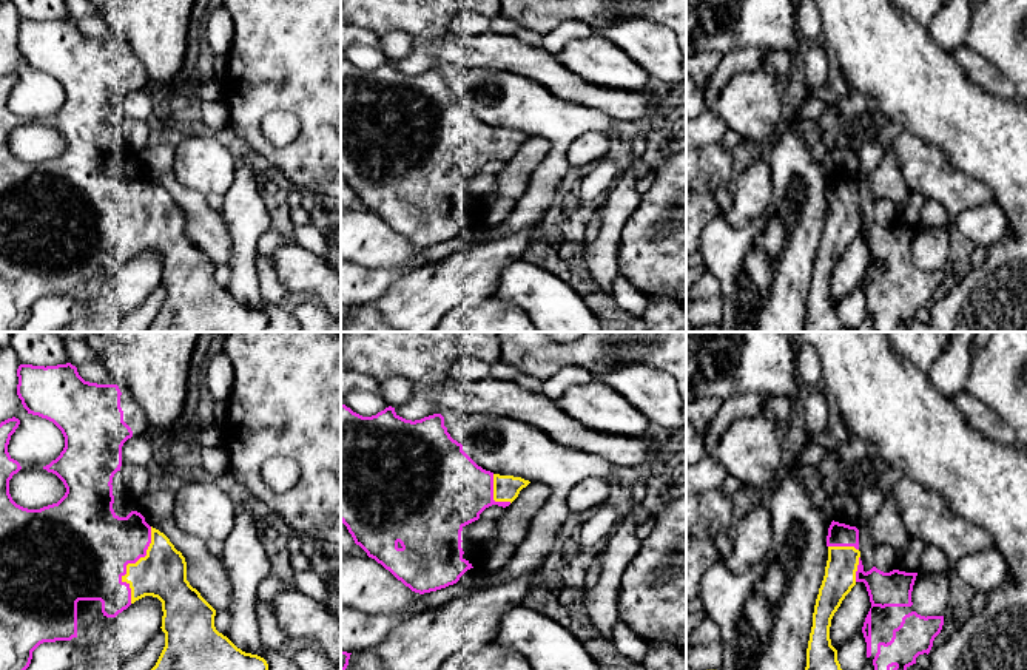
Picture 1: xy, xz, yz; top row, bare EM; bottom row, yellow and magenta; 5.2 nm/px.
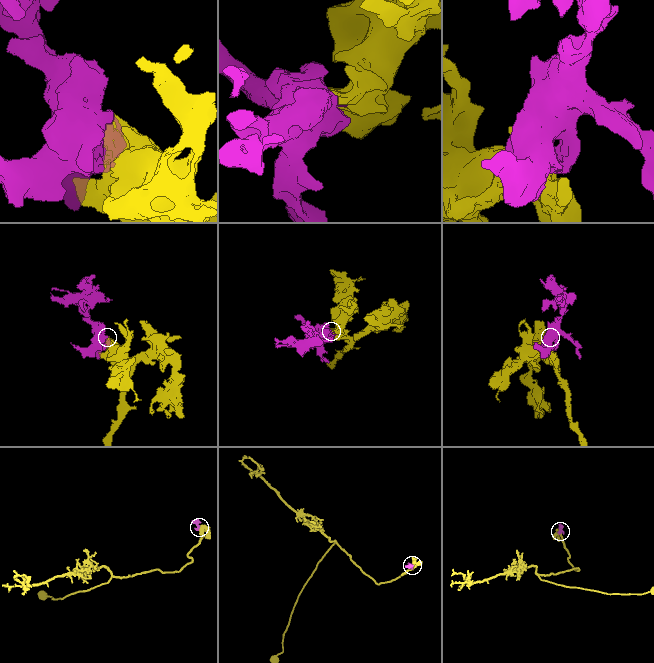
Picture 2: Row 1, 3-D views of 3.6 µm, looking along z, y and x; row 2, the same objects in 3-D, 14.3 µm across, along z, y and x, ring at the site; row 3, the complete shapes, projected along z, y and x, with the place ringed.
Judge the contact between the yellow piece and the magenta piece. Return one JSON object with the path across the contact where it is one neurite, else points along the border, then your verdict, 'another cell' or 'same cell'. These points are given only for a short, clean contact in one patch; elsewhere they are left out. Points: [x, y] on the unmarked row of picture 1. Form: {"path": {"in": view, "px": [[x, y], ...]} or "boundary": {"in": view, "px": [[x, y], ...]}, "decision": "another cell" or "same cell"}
{"decision": "same cell"}

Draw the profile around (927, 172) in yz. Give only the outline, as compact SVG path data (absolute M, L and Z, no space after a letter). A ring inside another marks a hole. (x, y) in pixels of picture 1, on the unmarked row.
M902 131L890 147L907 188L944 205L950 219L995 199L993 191L971 174L955 168L938 148Z

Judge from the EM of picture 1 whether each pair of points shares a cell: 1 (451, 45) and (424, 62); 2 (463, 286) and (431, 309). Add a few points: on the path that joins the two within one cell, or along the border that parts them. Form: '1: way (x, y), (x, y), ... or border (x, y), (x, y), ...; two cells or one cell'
1: way (444, 48), (431, 56); one cell
2: way (455, 286), (438, 301); one cell

